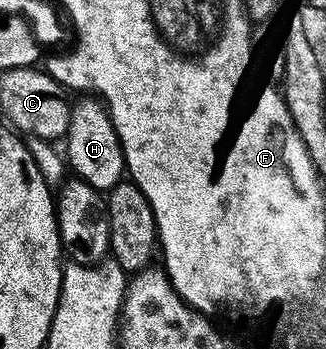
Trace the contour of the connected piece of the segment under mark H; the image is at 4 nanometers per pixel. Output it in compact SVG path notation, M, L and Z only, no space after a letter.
M83 98L71 109L71 125L65 137L65 159L78 179L102 194L110 194L128 175L123 143L111 121L106 104L95 98Z

